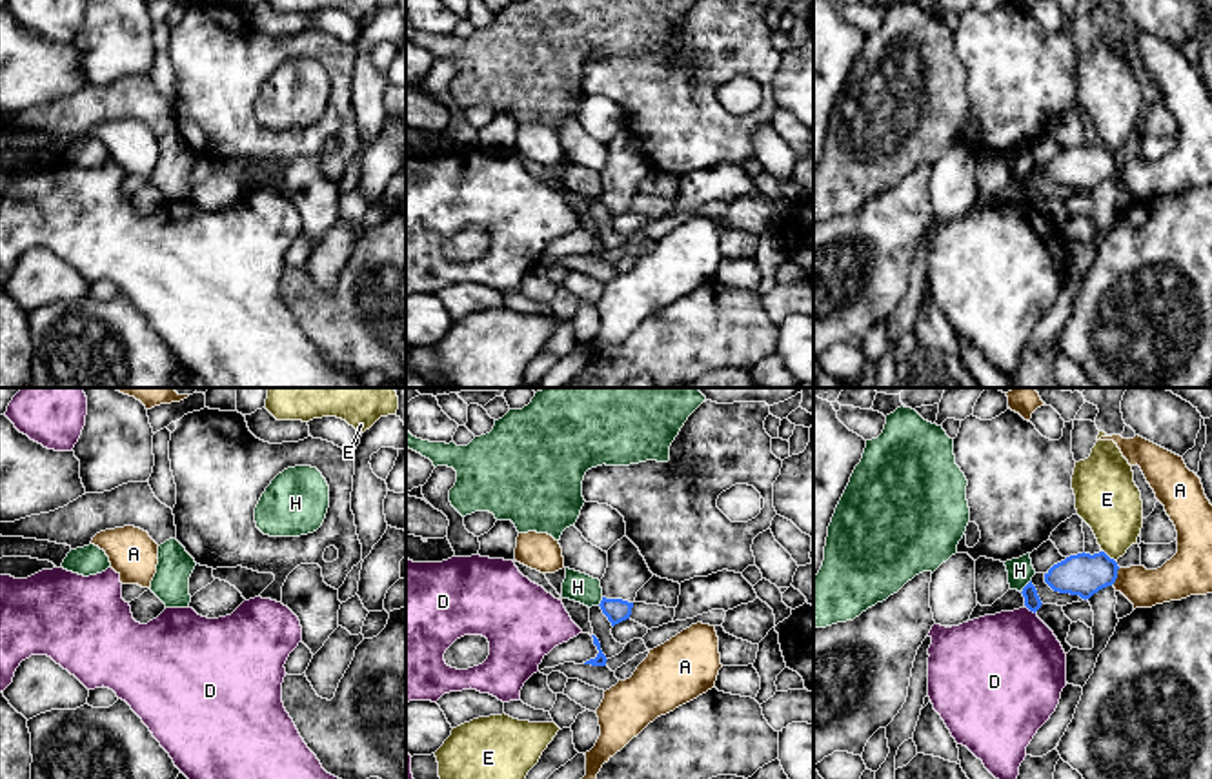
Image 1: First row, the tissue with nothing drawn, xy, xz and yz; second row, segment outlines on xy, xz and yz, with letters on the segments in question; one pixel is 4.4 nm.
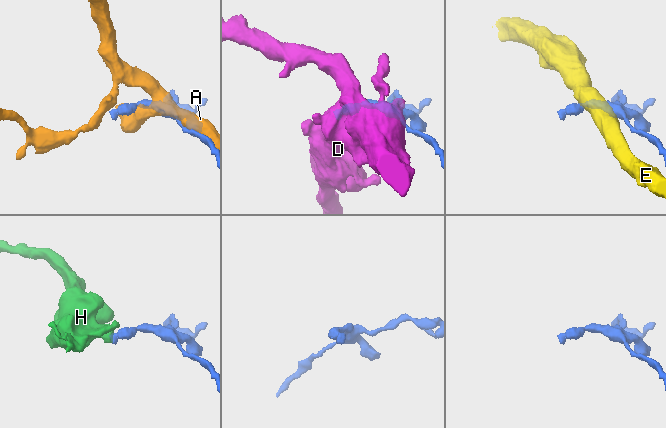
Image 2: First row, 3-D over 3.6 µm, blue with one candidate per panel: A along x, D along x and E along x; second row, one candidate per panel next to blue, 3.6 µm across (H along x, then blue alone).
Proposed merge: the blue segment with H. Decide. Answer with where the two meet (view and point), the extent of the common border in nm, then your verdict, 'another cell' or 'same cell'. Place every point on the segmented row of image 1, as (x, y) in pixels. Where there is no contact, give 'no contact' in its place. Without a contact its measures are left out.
meets blue in yz at (1025, 586); contact 80 nm long; another cell

